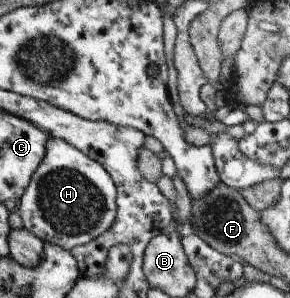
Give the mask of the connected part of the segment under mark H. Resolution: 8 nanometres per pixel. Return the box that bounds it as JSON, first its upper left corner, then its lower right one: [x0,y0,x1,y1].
[16,135,117,250]

